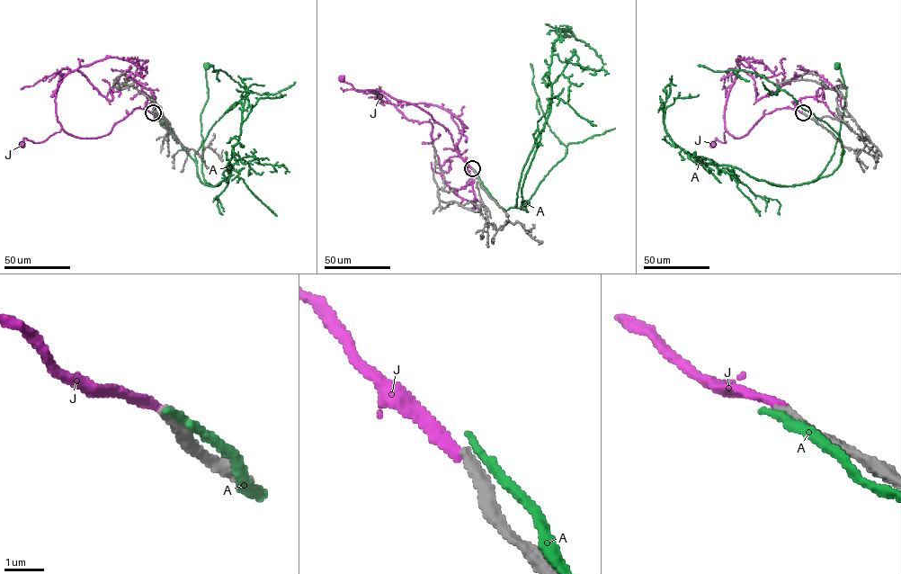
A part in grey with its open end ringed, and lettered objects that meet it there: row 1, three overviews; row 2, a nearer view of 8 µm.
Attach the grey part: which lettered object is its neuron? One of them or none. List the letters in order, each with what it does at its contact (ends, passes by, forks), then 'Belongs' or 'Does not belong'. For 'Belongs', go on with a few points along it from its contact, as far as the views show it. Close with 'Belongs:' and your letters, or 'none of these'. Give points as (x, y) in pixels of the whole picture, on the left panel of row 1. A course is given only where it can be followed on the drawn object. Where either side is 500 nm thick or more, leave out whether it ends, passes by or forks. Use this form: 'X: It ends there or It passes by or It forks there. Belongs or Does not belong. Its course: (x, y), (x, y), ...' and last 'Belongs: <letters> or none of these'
A: It ends there. Does not belong
J: It ends there. Does not belong
Belongs: none of these

